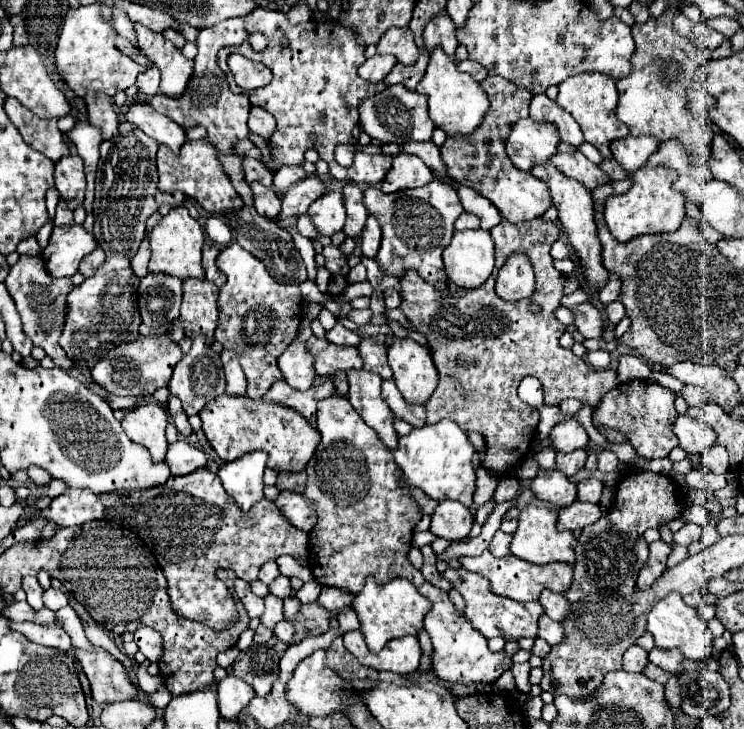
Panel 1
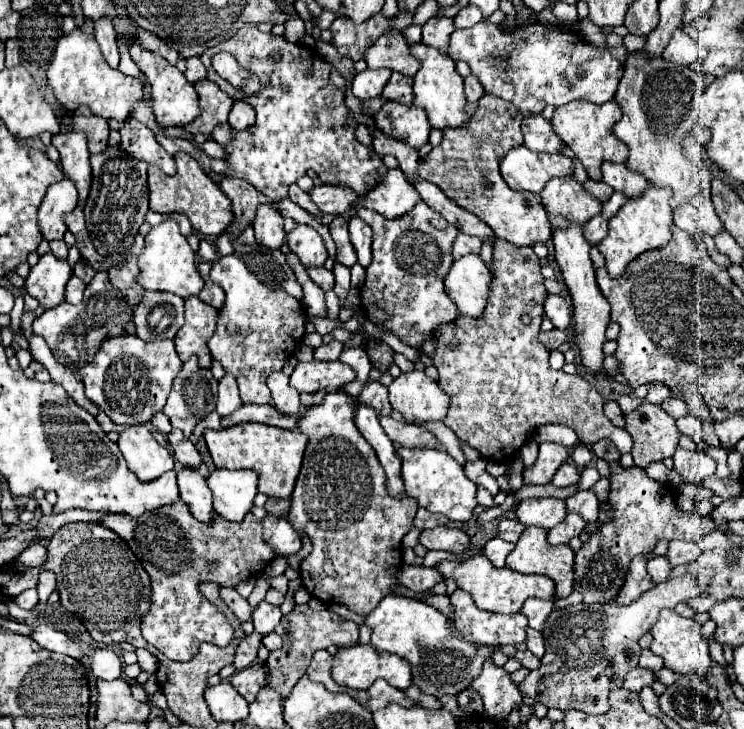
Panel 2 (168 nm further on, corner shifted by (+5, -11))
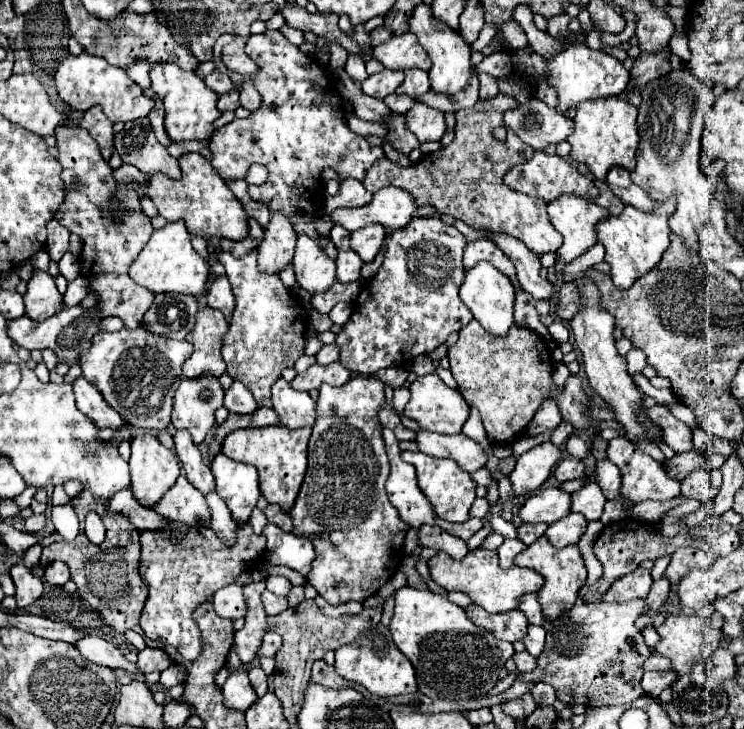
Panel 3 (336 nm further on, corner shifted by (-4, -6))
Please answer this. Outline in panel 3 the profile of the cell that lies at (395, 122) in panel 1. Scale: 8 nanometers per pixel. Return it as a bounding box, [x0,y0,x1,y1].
[405,101,445,143]

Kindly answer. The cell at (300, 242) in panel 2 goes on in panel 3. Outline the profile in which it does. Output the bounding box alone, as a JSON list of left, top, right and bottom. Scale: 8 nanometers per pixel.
[293,233,335,293]

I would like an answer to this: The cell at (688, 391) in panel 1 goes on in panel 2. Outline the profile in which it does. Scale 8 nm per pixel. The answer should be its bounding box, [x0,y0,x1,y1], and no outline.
[660,396,688,420]

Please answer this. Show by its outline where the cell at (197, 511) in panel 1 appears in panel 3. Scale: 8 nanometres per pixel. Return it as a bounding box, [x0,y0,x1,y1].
[141,523,265,661]

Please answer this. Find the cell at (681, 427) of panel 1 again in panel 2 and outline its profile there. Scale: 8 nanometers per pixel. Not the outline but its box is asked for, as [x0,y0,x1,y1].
[674,448,716,486]

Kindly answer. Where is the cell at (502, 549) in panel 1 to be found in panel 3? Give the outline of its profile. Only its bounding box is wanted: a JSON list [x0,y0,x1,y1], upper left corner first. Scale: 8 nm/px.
[497,539,527,569]

